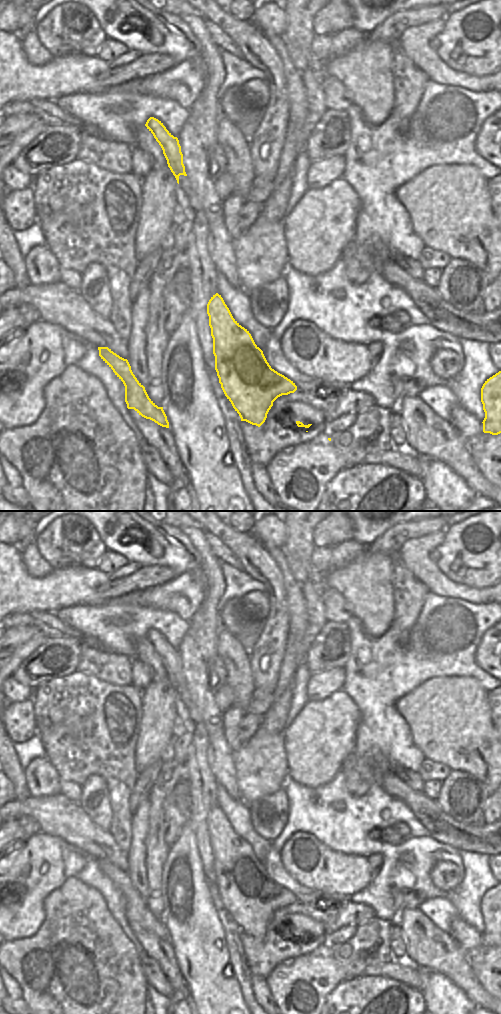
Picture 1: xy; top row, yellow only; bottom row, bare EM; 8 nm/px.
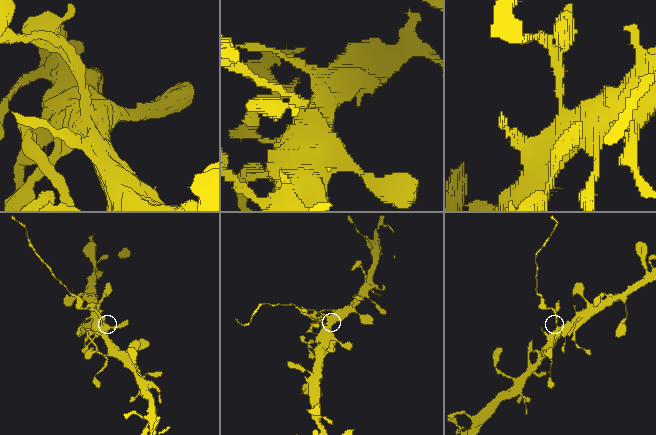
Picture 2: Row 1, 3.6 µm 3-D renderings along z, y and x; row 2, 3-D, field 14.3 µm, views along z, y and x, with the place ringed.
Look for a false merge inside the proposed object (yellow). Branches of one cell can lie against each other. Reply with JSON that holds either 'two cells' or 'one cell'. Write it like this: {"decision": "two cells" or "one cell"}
{"decision": "two cells"}

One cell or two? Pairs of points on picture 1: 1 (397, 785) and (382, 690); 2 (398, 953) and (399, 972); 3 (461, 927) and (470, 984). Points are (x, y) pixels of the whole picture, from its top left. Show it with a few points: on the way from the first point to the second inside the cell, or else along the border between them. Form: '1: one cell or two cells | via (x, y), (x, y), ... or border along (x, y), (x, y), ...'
1: two cells | border along (386, 770), (392, 771)
2: two cells | border along (404, 958), (394, 960)
3: two cells | border along (450, 934), (468, 955)

